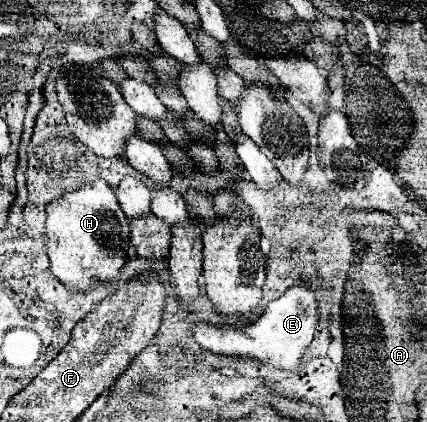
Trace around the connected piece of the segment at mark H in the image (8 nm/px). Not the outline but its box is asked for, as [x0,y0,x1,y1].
[47,180,129,292]

